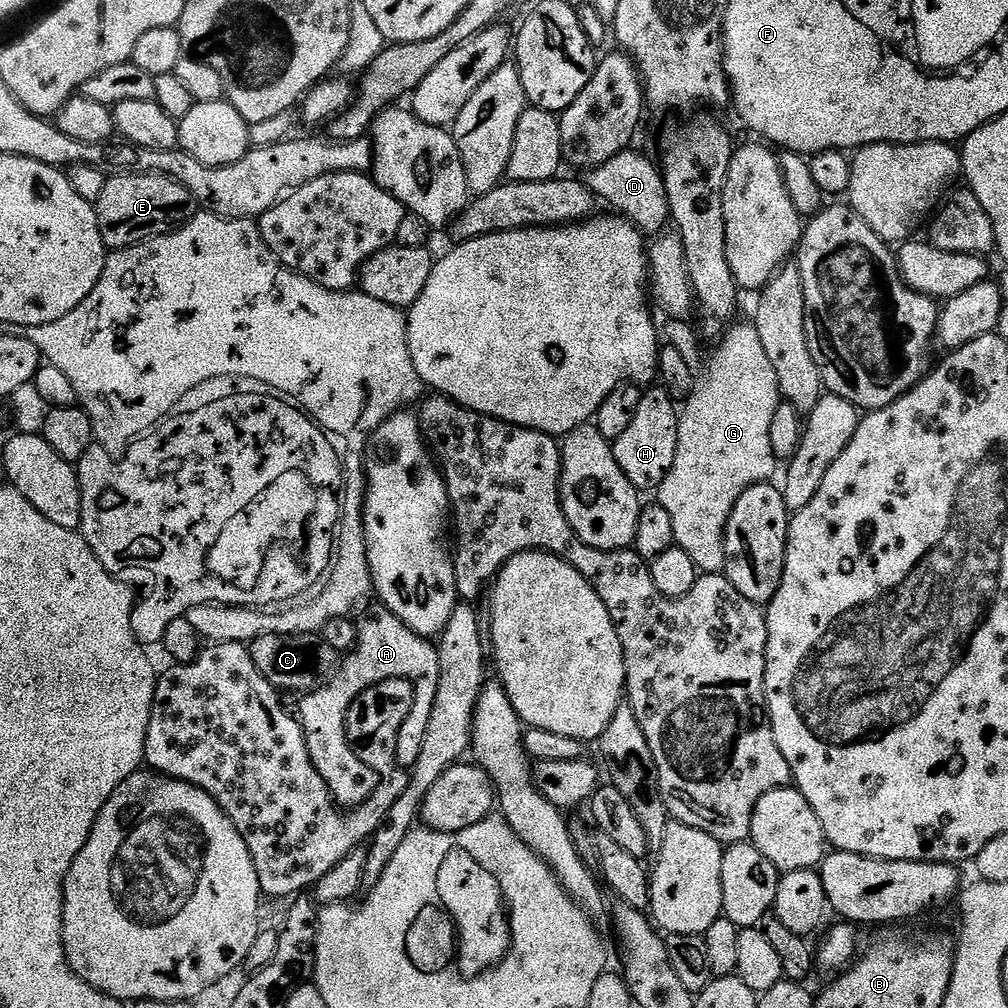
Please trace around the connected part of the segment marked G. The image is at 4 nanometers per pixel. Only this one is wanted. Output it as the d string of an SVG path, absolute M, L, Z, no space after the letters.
M668 320L662 328L667 343L682 350L682 358L695 370L695 380L691 394L682 404L678 450L674 466L660 483L658 503L666 506L670 514L675 547L686 550L704 574L723 573L724 531L734 502L750 486L772 478L778 467L770 450L770 421L782 402L778 374L774 374L774 362L762 347L755 323L735 324L719 337L720 345L701 368L704 356L691 323Z

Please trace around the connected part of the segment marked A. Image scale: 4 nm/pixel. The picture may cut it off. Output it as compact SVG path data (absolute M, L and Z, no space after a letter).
M380 606L377 609L377 612L370 613L364 621L359 621L359 636L355 649L343 657L336 675L315 692L305 692L299 697L298 719L301 727L304 728L310 760L318 774L325 780L332 799L344 810L351 810L360 804L365 804L374 794L378 781L377 769L358 758L348 738L347 716L355 699L368 687L372 687L376 683L386 682L387 679L404 679L412 684L413 690L416 692L416 701L413 704L412 715L408 716L402 723L400 733L397 736L396 754L396 764L405 770L411 770L414 762L418 762L418 753L422 750L422 738L426 738L426 726L430 722L430 710L434 710L434 694L438 694L440 654L437 645L427 636L414 634L414 630L410 630L410 626L403 624L387 608Z

